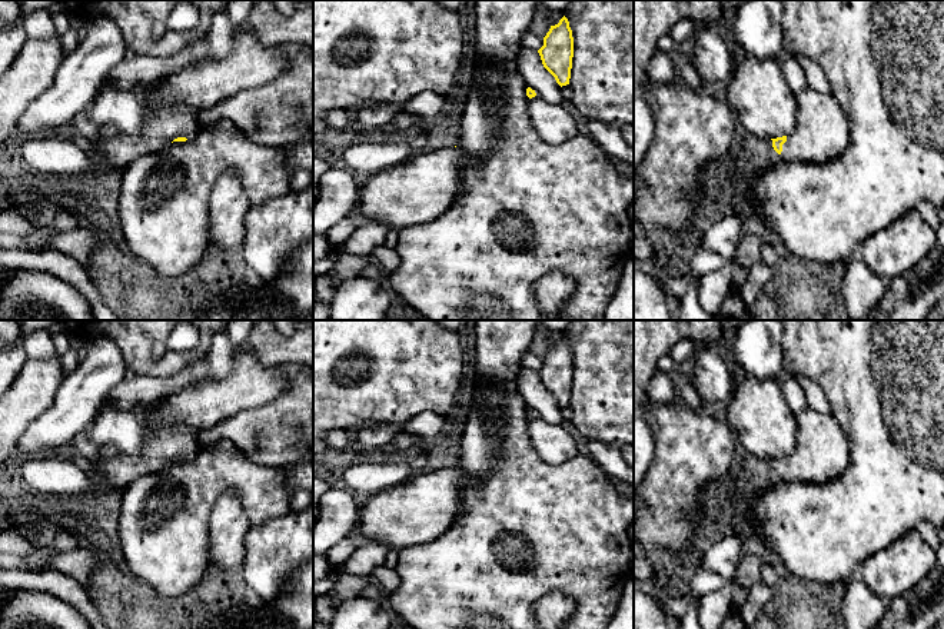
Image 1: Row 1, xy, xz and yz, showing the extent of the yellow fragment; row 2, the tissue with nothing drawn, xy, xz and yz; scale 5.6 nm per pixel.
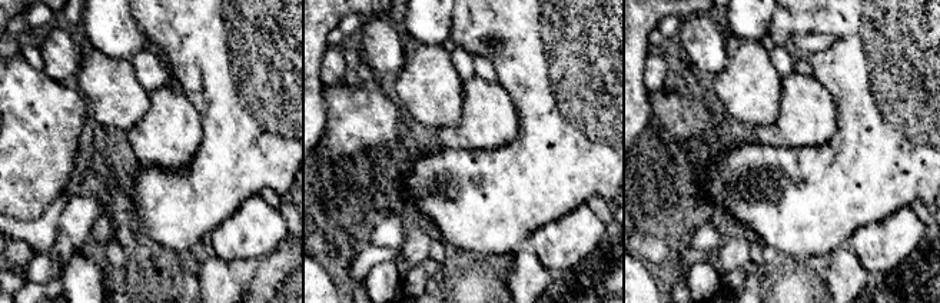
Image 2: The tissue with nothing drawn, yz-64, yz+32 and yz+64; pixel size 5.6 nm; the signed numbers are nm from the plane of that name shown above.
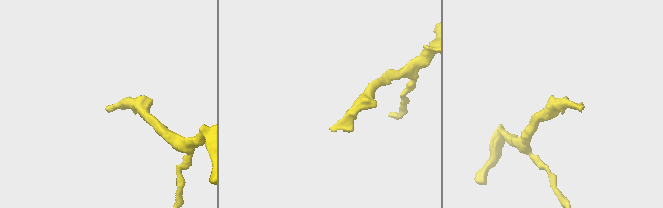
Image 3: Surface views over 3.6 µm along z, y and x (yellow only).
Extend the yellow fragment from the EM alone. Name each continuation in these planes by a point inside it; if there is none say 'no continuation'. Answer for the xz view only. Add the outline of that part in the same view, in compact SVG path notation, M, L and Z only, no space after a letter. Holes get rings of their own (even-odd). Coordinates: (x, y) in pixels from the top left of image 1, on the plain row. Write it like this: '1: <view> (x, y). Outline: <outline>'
no continuation

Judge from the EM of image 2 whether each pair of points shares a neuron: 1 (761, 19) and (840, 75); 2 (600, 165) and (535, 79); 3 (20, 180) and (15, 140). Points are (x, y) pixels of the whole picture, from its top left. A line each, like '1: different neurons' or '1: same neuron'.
1: different neurons
2: same neuron
3: same neuron

